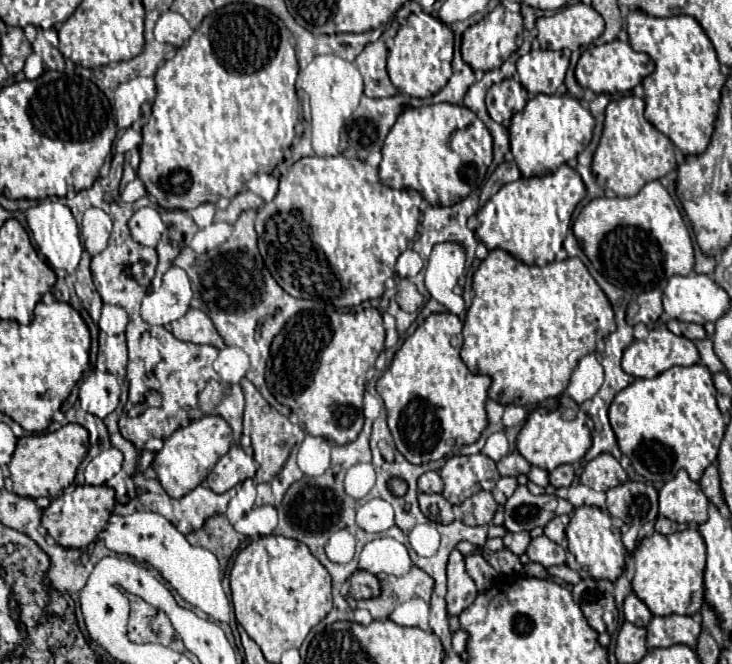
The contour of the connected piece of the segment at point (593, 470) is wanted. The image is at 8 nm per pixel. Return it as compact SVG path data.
M600 454L594 460L590 460L580 476L582 484L586 484L598 492L606 492L618 484L624 484L626 480L628 480L628 476L626 476L624 468L610 454Z

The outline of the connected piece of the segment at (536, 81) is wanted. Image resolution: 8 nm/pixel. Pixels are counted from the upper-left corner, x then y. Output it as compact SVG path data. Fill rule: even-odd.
M534 48L516 62L518 80L530 94L554 94L564 82L568 56L564 52Z

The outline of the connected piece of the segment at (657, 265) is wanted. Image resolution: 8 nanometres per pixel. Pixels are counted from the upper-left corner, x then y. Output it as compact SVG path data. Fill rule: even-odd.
M648 182L636 196L630 198L594 198L588 202L578 218L572 224L572 232L576 240L580 240L580 246L584 254L590 258L592 266L614 286L620 286L628 294L640 294L646 290L658 288L660 292L666 288L668 278L674 274L686 276L694 268L694 248L688 234L688 228L680 216L678 206L674 204L668 190L658 182Z

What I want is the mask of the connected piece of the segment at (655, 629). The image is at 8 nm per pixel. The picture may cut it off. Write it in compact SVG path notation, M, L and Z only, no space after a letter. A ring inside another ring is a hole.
M654 616L648 630L648 646L652 648L668 648L674 644L684 644L688 648L696 648L696 640L700 634L700 622L692 616Z

